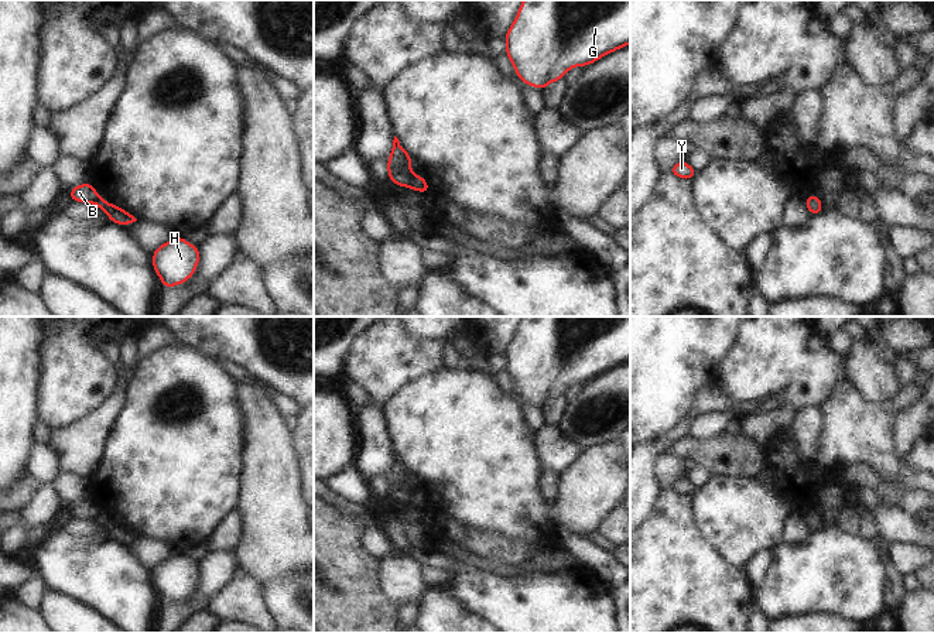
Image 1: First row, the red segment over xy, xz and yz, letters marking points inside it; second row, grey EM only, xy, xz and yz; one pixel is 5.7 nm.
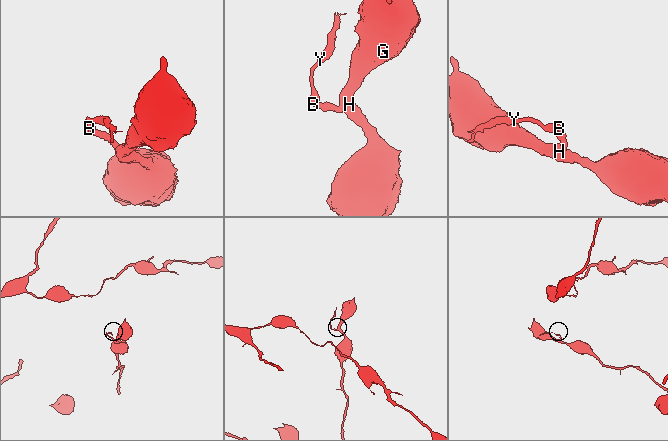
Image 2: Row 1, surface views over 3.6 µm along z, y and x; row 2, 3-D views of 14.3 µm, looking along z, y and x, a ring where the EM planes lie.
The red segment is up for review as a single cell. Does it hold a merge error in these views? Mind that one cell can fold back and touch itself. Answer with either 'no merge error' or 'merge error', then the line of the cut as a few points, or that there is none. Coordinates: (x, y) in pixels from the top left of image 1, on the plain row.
merge error; cut in xz along (416, 490), (407, 502)

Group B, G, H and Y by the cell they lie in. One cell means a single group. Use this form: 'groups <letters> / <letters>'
groups B Y / G H

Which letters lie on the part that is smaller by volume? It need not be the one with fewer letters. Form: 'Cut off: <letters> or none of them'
Cut off: B, Y

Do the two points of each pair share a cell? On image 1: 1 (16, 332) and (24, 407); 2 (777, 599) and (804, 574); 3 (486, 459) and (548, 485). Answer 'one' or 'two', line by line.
1: one
2: one
3: two

